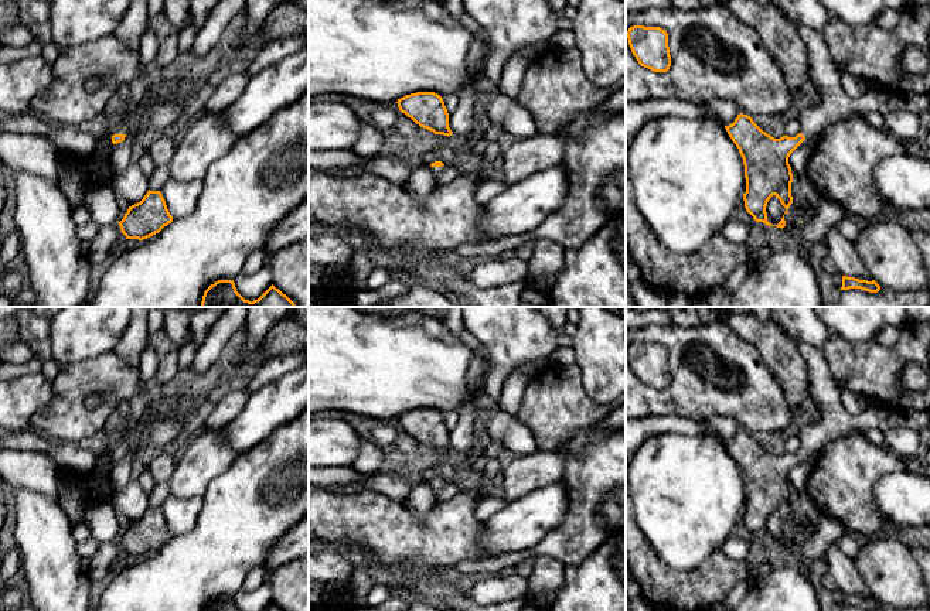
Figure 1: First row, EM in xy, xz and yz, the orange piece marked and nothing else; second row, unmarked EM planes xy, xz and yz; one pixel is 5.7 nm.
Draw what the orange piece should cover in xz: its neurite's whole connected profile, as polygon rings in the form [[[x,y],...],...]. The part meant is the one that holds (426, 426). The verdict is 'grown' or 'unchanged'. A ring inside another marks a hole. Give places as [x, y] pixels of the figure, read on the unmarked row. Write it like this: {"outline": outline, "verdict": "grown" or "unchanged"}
{"outline": [[[416,409],[398,416],[398,424],[416,441],[435,451],[452,453],[449,430],[440,412]]], "verdict": "unchanged"}

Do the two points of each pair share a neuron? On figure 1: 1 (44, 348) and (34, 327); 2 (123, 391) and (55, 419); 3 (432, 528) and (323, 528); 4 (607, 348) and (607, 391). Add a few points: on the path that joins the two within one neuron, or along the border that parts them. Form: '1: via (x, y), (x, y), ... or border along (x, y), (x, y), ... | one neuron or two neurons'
1: via (40, 342), (36, 333) | one neuron
2: via (106, 405), (92, 419), (72, 419) | one neuron
3: via (405, 528), (350, 528) | one neuron
4: via (607, 358), (607, 381) | one neuron

